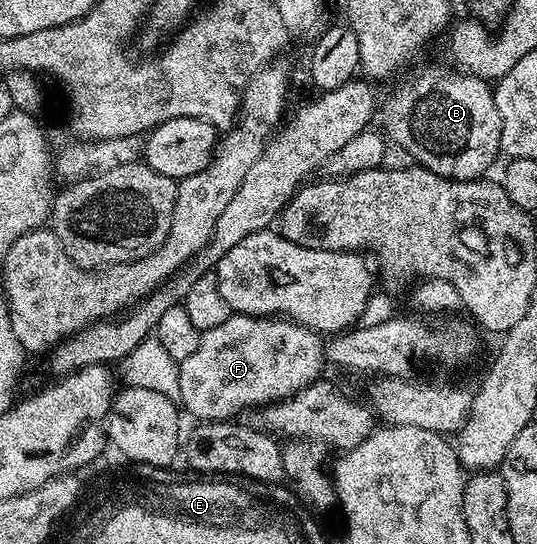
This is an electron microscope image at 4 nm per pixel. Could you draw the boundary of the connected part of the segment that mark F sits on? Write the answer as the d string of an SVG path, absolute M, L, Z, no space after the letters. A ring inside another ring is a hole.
M232 313L226 324L210 328L200 335L200 343L191 356L179 362L179 387L181 398L179 405L196 417L196 420L228 420L239 410L248 410L267 406L270 402L279 402L297 394L311 382L321 377L320 369L326 366L325 339L309 326L283 316L253 316Z

